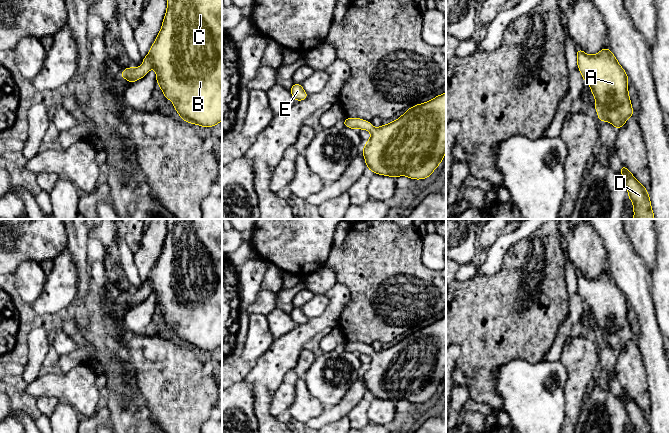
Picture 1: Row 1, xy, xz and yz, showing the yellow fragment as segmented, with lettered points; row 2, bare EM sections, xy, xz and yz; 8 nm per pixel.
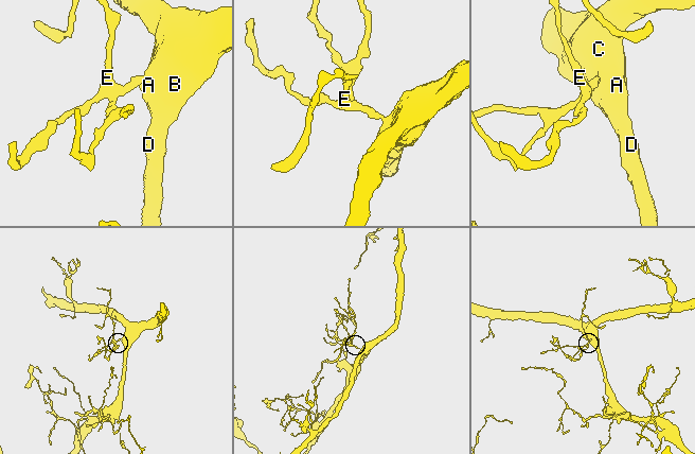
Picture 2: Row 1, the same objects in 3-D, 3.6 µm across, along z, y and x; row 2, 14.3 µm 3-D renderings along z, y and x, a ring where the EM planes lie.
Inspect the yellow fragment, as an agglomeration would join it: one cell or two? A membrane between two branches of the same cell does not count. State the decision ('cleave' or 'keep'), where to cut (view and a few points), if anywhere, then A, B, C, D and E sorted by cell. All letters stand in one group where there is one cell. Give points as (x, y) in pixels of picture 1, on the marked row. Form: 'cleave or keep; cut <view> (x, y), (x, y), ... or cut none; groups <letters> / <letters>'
keep; cut none; groups A B C D E

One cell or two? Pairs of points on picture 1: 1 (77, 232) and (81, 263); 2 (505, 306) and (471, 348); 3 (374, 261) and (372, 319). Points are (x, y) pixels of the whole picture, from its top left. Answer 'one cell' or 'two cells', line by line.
1: one cell
2: one cell
3: one cell

